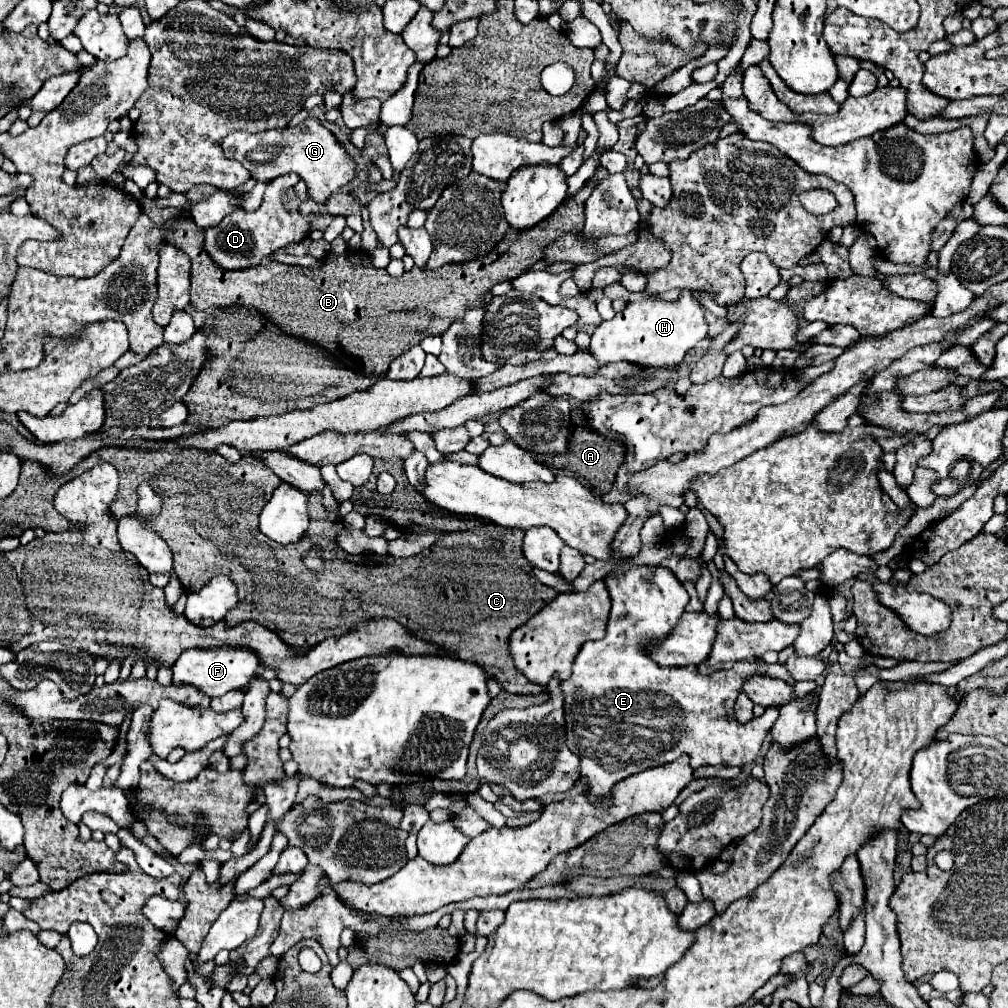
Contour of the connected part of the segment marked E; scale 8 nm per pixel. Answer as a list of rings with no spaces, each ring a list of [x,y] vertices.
[[[646,565],[630,569],[620,579],[606,579],[612,609],[606,637],[600,641],[588,641],[576,655],[570,679],[562,681],[564,695],[564,725],[566,725],[566,745],[574,755],[580,755],[580,777],[586,779],[588,801],[596,807],[606,807],[612,789],[630,775],[642,773],[646,769],[664,765],[678,755],[690,757],[690,767],[698,769],[704,765],[738,765],[744,767],[752,763],[762,747],[766,733],[779,716],[780,707],[765,709],[762,716],[747,724],[740,724],[734,717],[734,701],[742,691],[748,677],[760,675],[756,663],[740,661],[728,671],[716,671],[712,675],[700,675],[698,667],[660,667],[646,653],[644,645],[666,637],[678,623],[690,597],[682,583],[676,583],[672,571],[658,567],[658,575],[650,579],[646,575]]]

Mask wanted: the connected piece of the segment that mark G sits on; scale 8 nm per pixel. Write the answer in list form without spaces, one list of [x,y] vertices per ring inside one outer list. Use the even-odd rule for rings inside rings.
[[[306,119],[292,129],[274,129],[258,135],[230,133],[222,139],[222,151],[228,159],[240,161],[256,181],[272,181],[280,175],[296,173],[306,183],[308,197],[316,203],[324,203],[332,193],[352,181],[360,169],[348,159],[334,135],[316,119]]]

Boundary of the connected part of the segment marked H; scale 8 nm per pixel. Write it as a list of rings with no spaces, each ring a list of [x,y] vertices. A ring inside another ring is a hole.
[[[692,295],[676,301],[644,299],[628,303],[628,307],[622,313],[616,313],[614,319],[602,321],[590,339],[588,353],[602,365],[626,361],[650,369],[676,369],[690,349],[706,337],[706,333],[708,323],[704,319],[704,311]]]

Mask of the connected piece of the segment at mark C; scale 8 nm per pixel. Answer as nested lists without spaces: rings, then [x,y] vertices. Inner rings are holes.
[[[168,445],[162,451],[100,449],[96,451],[96,455],[84,459],[70,473],[84,473],[100,463],[110,463],[120,473],[120,491],[116,493],[116,499],[110,503],[110,513],[114,515],[116,521],[136,513],[136,501],[138,501],[136,487],[140,483],[150,481],[152,489],[158,489],[162,497],[162,511],[152,519],[150,525],[170,545],[174,553],[174,573],[182,581],[184,591],[202,589],[210,581],[210,577],[220,573],[228,575],[236,583],[240,601],[238,607],[226,617],[226,623],[230,627],[236,627],[238,623],[244,621],[262,623],[270,631],[274,631],[288,647],[294,647],[296,651],[302,649],[304,653],[306,649],[312,649],[314,645],[318,645],[328,637],[344,635],[362,621],[390,617],[398,621],[402,627],[406,627],[408,633],[416,635],[418,639],[442,645],[446,649],[446,655],[480,665],[484,673],[494,681],[498,681],[500,687],[508,693],[528,695],[528,693],[546,691],[544,687],[530,683],[522,673],[514,671],[514,661],[510,661],[508,655],[510,633],[522,623],[526,623],[532,615],[536,615],[544,605],[548,605],[558,595],[558,591],[554,591],[552,587],[542,585],[534,577],[530,563],[526,563],[520,551],[524,531],[500,529],[502,547],[484,547],[484,549],[476,549],[470,545],[442,547],[438,543],[408,559],[394,559],[390,555],[374,555],[374,553],[364,553],[364,555],[350,555],[346,551],[338,553],[338,545],[334,539],[336,539],[336,531],[342,529],[344,525],[340,521],[328,521],[338,517],[330,515],[322,507],[320,493],[312,493],[308,497],[308,511],[324,513],[320,515],[320,519],[310,521],[310,523],[318,521],[318,527],[310,527],[310,537],[304,537],[294,545],[278,545],[278,543],[270,543],[270,539],[266,539],[260,533],[258,513],[268,503],[272,491],[280,485],[281,480],[262,463],[258,455],[244,455],[236,465],[230,465],[226,459],[222,459],[222,455],[210,453],[210,463],[202,463],[202,467],[196,467],[196,451],[186,449],[182,451],[182,455],[178,455],[174,445]],[[182,467],[196,467],[196,491],[182,491]],[[314,545],[318,545],[324,553],[322,555],[324,567],[320,571],[312,571],[302,563],[302,557]]]

